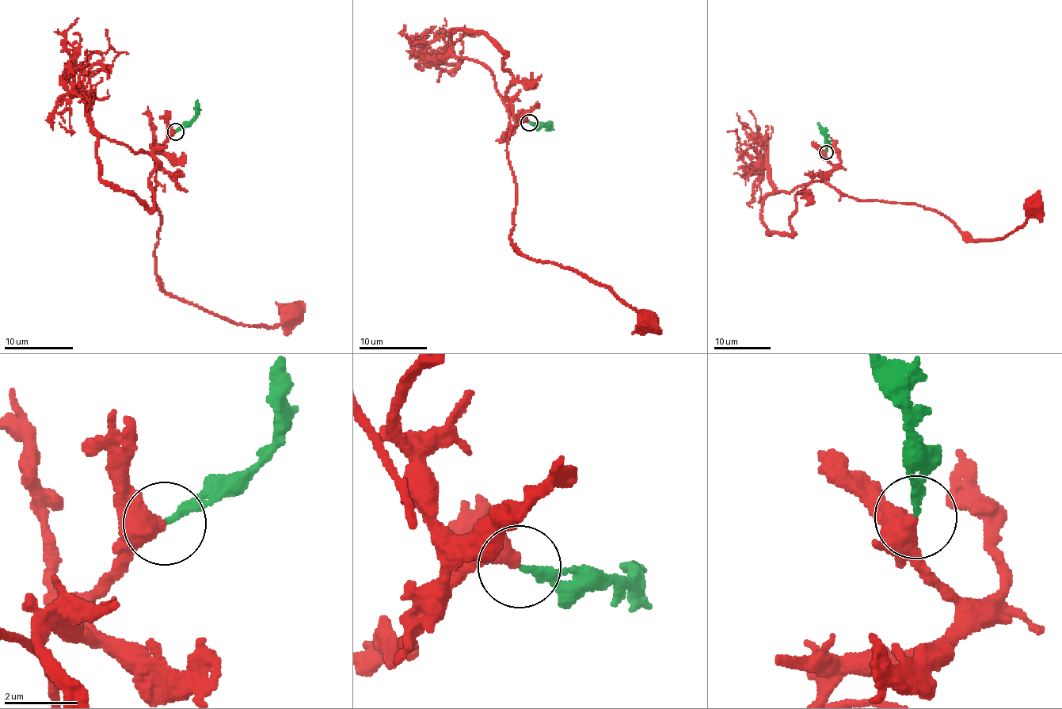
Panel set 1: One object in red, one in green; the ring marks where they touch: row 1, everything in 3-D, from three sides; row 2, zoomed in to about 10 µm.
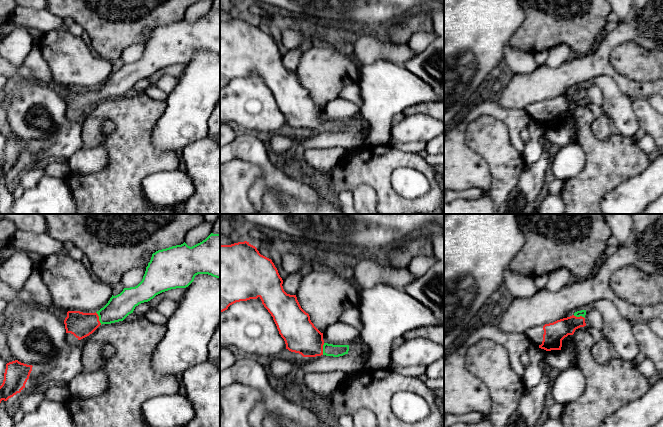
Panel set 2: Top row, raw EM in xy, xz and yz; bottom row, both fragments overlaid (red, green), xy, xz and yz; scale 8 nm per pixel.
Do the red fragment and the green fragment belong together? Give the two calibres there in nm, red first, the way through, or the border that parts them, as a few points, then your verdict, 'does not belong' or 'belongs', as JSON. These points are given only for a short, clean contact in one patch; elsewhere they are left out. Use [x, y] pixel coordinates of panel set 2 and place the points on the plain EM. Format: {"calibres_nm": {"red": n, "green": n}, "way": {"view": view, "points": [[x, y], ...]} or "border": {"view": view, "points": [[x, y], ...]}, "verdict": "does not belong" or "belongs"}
{"calibres_nm": {"red": 200, "green": 190}, "way": {"view": "xy", "points": [[81, 101], [98, 94], [111, 89], [120, 82]]}, "verdict": "belongs"}

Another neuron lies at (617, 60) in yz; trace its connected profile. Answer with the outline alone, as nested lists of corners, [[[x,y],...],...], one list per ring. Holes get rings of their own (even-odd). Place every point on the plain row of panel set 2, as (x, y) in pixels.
[[[636,42],[615,47],[611,65],[622,75],[637,82],[663,80],[663,51],[647,50]]]

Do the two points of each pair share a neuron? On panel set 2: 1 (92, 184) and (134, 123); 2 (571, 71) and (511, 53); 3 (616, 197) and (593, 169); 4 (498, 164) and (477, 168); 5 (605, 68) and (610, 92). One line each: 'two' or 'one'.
1: one
2: two
3: two
4: two
5: two

